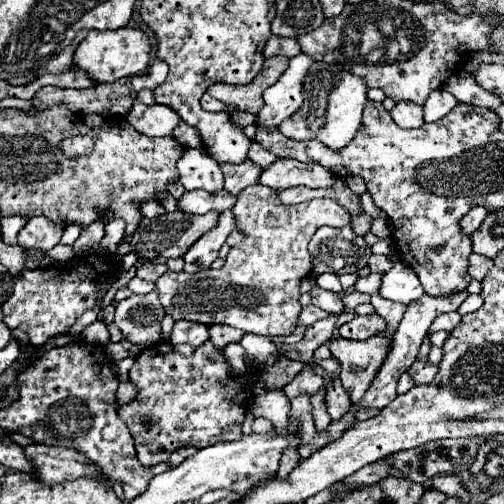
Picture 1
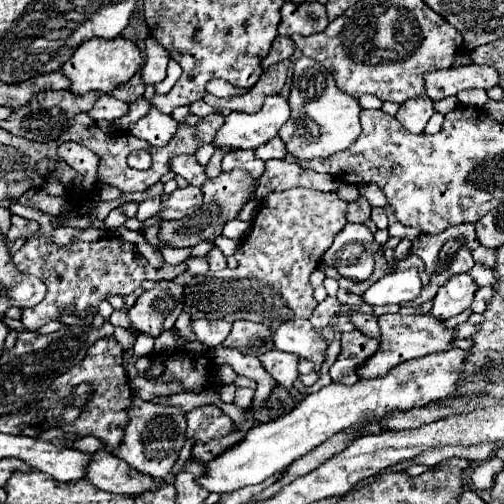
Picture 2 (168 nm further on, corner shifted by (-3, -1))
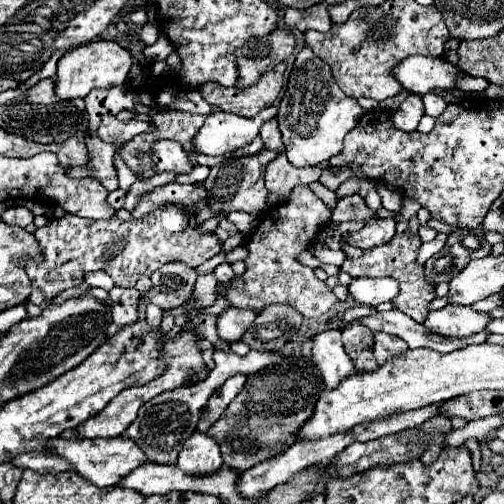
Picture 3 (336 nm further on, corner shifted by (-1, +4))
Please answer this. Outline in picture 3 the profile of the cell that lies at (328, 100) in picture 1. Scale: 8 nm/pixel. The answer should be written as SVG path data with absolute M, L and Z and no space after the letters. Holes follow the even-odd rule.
M303 47L295 59L295 67L289 75L285 95L279 103L279 129L283 133L285 155L295 167L313 167L323 165L331 157L339 155L343 149L343 137L355 129L363 109L359 103L339 89L333 79L331 67L321 61L311 47Z

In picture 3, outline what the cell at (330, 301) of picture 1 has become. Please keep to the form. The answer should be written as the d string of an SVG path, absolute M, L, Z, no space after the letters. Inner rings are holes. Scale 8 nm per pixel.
M377 333L375 335L375 347L373 347L373 353L375 353L375 359L379 365L403 355L407 351L407 343L399 337L393 337L393 335L387 335L387 333Z

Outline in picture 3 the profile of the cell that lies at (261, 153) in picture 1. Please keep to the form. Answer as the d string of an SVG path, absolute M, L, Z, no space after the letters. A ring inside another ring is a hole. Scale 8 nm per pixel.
M269 119L263 123L263 127L259 129L259 135L265 143L265 149L283 149L281 143L281 131L277 127L277 119Z

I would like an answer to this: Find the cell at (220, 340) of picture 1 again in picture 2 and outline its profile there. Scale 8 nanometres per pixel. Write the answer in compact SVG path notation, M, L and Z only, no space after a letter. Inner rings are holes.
M247 320L233 322L233 328L221 346L235 348L243 354L255 350L255 356L261 356L273 350L273 344L269 344L269 328L265 328L263 324L247 322Z

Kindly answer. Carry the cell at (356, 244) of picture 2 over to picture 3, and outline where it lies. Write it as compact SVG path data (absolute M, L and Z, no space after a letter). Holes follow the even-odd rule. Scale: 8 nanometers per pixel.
M373 217L367 221L365 229L361 229L357 233L345 233L345 237L349 239L349 243L353 247L369 249L369 247L387 243L395 235L395 227L397 227L395 217L391 217L391 219L375 219Z

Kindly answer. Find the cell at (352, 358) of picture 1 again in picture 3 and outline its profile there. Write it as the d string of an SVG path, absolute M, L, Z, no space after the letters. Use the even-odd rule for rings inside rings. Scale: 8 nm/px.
M447 305L439 311L431 311L423 325L447 337L467 337L483 331L489 321L491 317L487 313L479 313L469 305Z

